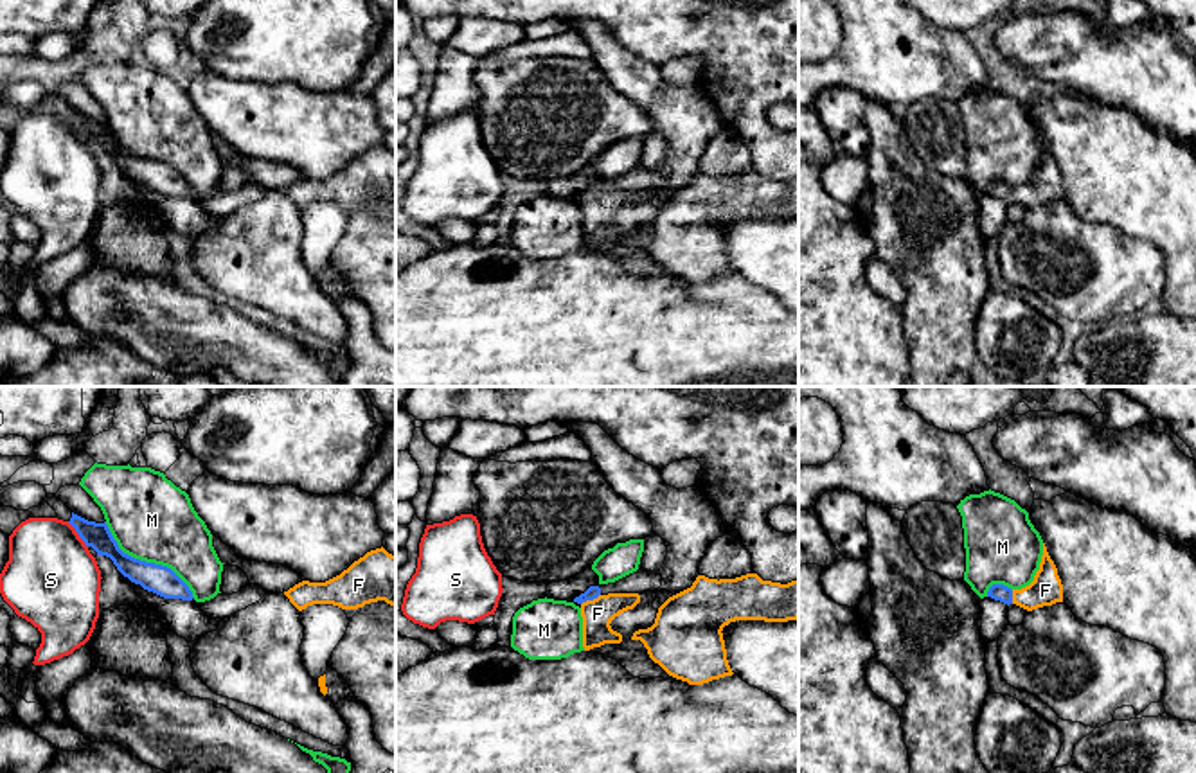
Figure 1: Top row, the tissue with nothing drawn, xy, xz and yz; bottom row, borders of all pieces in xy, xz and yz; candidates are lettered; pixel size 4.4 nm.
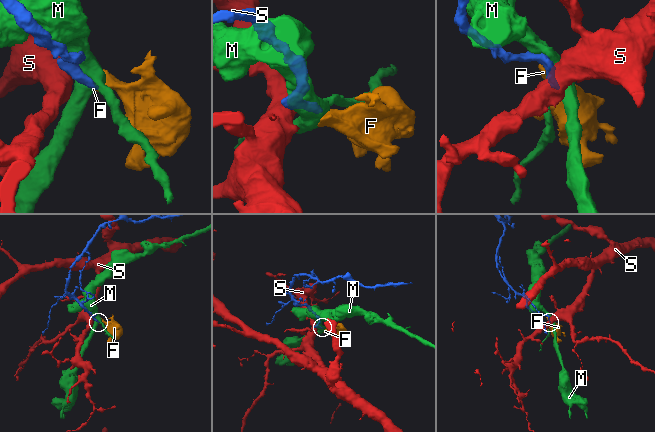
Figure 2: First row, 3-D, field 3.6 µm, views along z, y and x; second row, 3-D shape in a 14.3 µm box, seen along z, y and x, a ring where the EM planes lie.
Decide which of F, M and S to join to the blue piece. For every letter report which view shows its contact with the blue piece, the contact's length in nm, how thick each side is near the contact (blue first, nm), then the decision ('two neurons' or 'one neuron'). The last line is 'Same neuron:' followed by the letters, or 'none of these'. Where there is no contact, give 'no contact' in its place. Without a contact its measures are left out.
F: xz | 100 nm | 60/140 nm | one neuron
M: xy | 550 nm | 130/360 nm | two neurons
S: xy | 150 nm | 120/420 nm | two neurons
Same neuron: F

